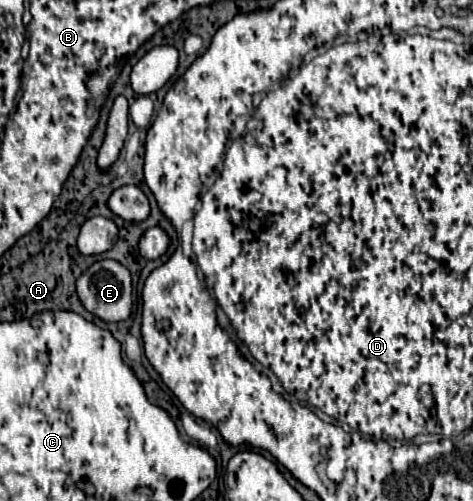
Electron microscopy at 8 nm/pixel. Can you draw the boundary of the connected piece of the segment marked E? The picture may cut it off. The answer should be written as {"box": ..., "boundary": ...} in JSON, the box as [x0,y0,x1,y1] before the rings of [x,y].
{"box":[76,259,132,323],"boundary":[[[100,259],[94,265],[90,265],[86,269],[86,273],[80,275],[80,279],[76,281],[76,293],[78,293],[78,299],[82,301],[84,309],[90,311],[92,315],[100,317],[102,321],[118,323],[118,321],[126,321],[130,317],[132,277],[130,277],[130,271],[114,259]]]}

